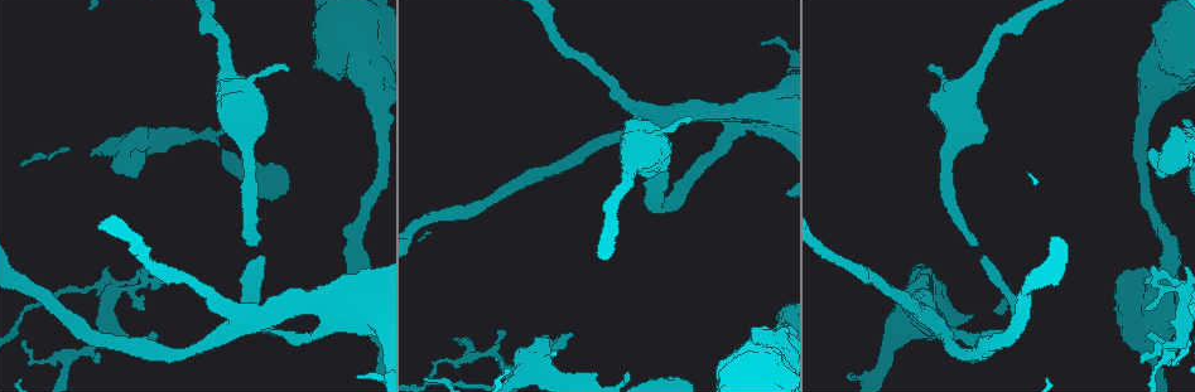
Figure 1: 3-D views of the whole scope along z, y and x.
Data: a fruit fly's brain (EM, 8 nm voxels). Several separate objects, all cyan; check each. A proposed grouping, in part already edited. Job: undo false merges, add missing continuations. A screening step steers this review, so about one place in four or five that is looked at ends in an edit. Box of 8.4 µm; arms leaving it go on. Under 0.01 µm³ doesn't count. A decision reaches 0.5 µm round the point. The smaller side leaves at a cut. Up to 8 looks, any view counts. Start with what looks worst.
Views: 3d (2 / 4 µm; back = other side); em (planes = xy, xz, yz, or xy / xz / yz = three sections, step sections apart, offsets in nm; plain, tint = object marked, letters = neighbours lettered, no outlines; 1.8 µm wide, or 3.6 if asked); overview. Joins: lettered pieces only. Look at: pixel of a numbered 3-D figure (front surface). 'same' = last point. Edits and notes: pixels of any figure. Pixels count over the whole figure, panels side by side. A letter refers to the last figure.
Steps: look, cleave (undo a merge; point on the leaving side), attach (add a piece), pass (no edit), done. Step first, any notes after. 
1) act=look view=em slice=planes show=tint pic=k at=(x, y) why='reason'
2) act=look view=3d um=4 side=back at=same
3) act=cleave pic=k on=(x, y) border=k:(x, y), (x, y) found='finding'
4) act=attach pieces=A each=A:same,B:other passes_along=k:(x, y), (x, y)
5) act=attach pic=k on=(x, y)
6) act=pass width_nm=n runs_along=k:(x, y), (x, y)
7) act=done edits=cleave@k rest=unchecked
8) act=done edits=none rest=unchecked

act=look view=em slice=xz step=4 show=tint pic=1 at=(258, 245) why='an open end'

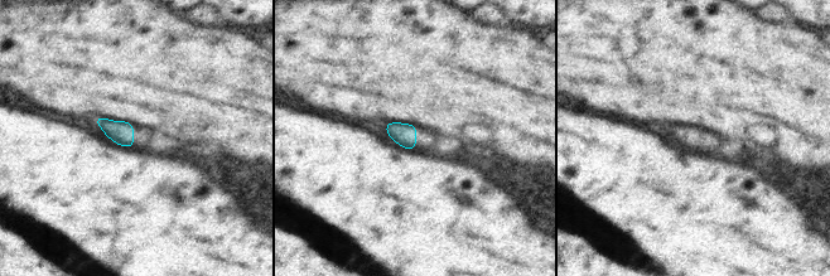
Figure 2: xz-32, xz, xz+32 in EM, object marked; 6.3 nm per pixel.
act=look view=em slice=planes show=letters at=same why='another direction'

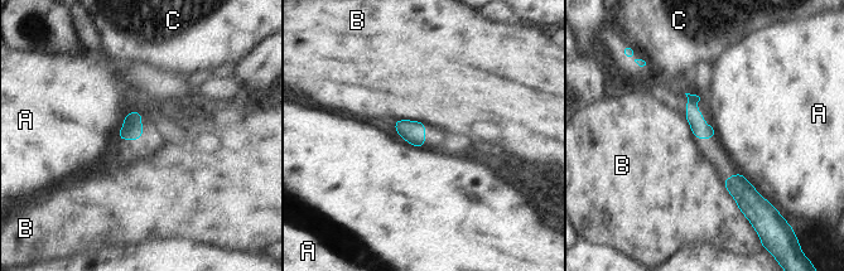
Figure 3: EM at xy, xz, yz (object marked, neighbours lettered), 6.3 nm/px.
act=pass each=A:other,B:other,C:other border=3:(396, 119), (419, 120), (424, 124) found='none of them fits'

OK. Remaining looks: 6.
act=look view=em slice=xz step=8 show=letters pic=1 at=(663, 209) why='sharp bend'

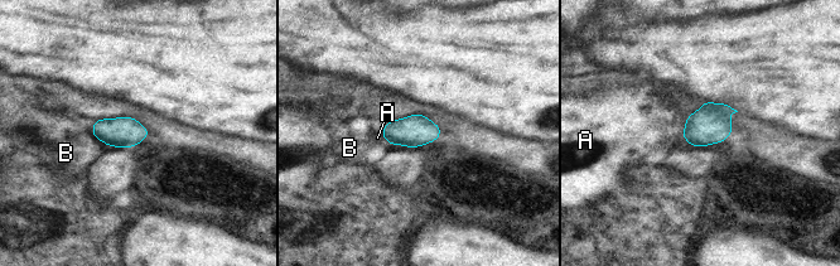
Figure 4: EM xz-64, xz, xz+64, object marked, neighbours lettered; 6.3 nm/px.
act=look view=em slice=planes show=letters at=same why='another direction'

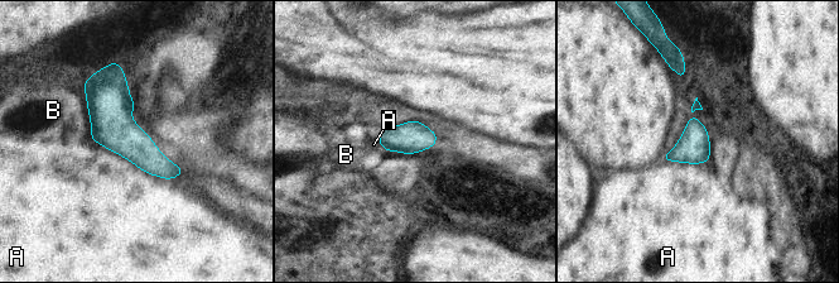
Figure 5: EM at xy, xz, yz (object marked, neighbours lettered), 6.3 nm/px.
act=pass width_nm=200 each=A:other,B:other found='all the same neuron'

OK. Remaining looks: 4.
act=look view=em slice=planes show=letters pic=1 at=(691, 119) why='free end'

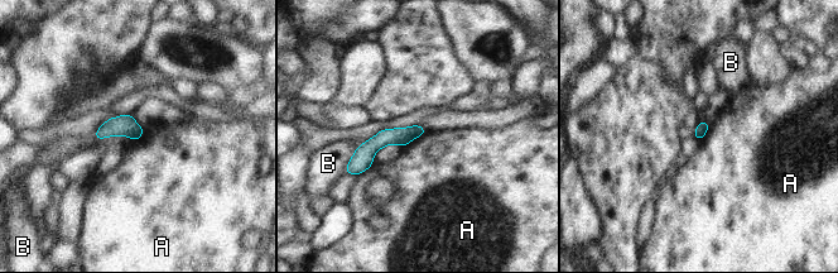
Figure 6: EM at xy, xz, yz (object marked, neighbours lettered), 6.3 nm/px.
act=pass each=A:other,B:other border=6:(425, 132), (412, 139), (403, 148) found='no lettered piece goes on from it'

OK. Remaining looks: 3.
act=look view=3d um=2 pic=1 at=(470, 357)

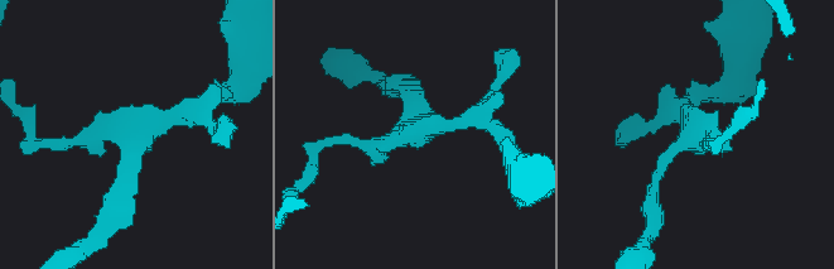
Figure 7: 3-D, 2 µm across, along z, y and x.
act=look view=em slice=xz step=4 show=tint pic=7 at=(138, 132)

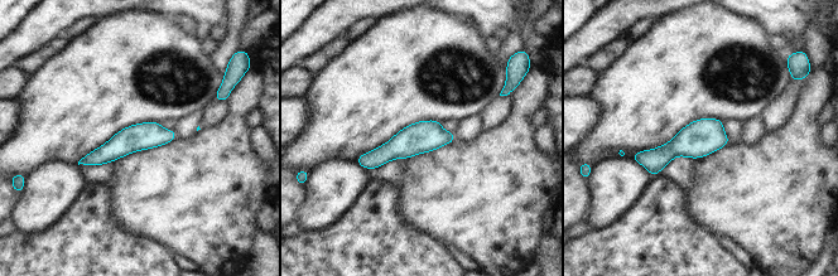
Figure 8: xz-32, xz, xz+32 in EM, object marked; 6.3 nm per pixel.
act=look view=em slice=yz step=16 show=letters at=same why='another direction'

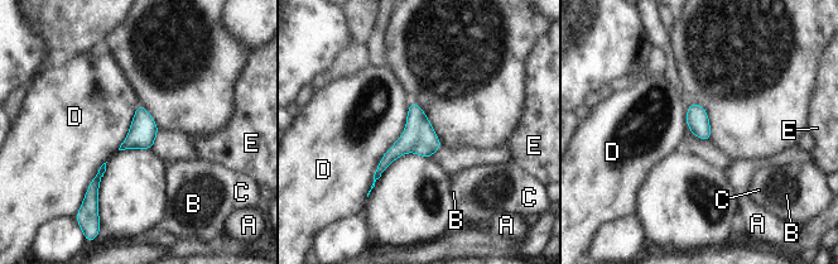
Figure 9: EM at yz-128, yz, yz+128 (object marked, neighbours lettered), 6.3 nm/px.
act=pass each=A:other,B:other,C:other,D:other,E:other found='one neuron here'

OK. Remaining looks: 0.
act=done edits=none rest=unchecked

